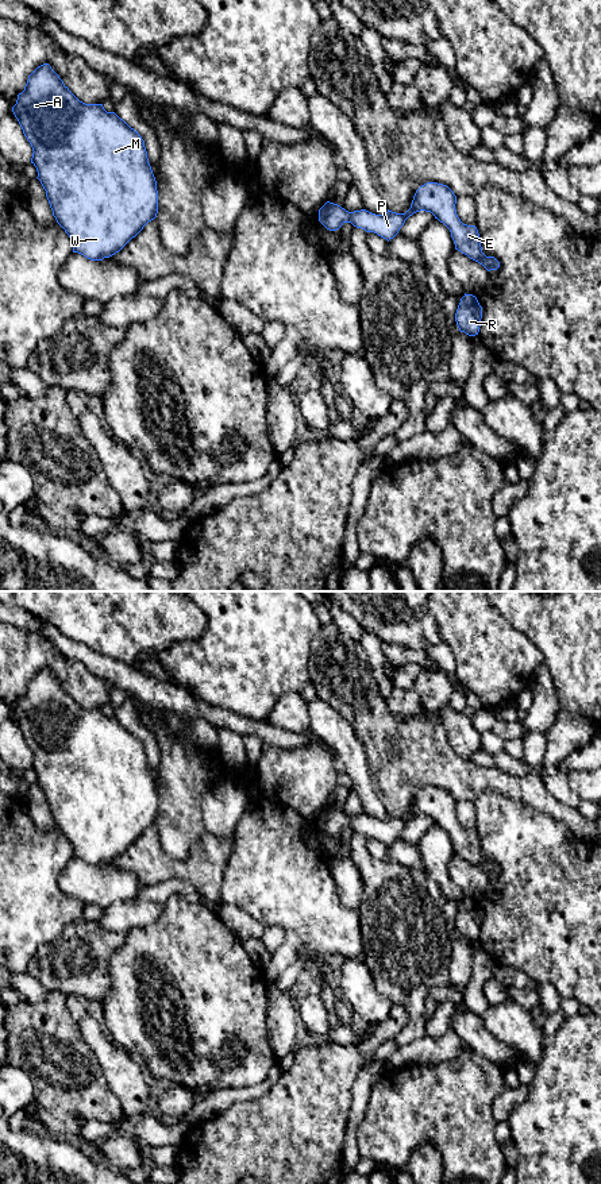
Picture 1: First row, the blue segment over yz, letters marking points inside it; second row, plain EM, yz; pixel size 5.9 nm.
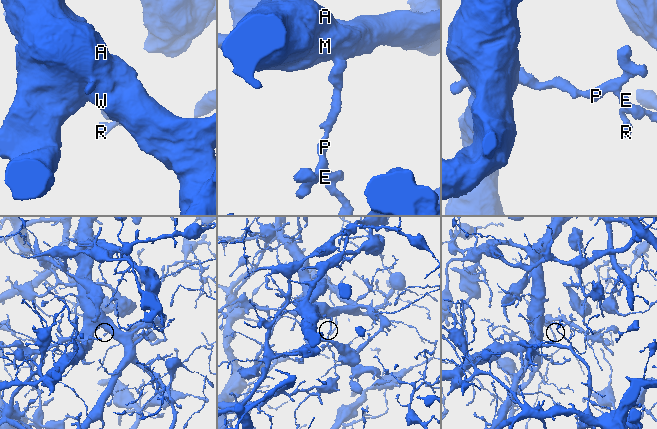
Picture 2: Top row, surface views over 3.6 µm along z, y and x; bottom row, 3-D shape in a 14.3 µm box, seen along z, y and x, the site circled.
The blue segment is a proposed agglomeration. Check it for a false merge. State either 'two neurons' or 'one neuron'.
one neuron

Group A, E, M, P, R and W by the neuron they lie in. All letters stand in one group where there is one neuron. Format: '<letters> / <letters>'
A E M P R W

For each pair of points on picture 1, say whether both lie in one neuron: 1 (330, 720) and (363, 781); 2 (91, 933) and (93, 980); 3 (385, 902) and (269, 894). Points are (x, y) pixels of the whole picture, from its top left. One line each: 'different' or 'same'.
1: same
2: same
3: different

